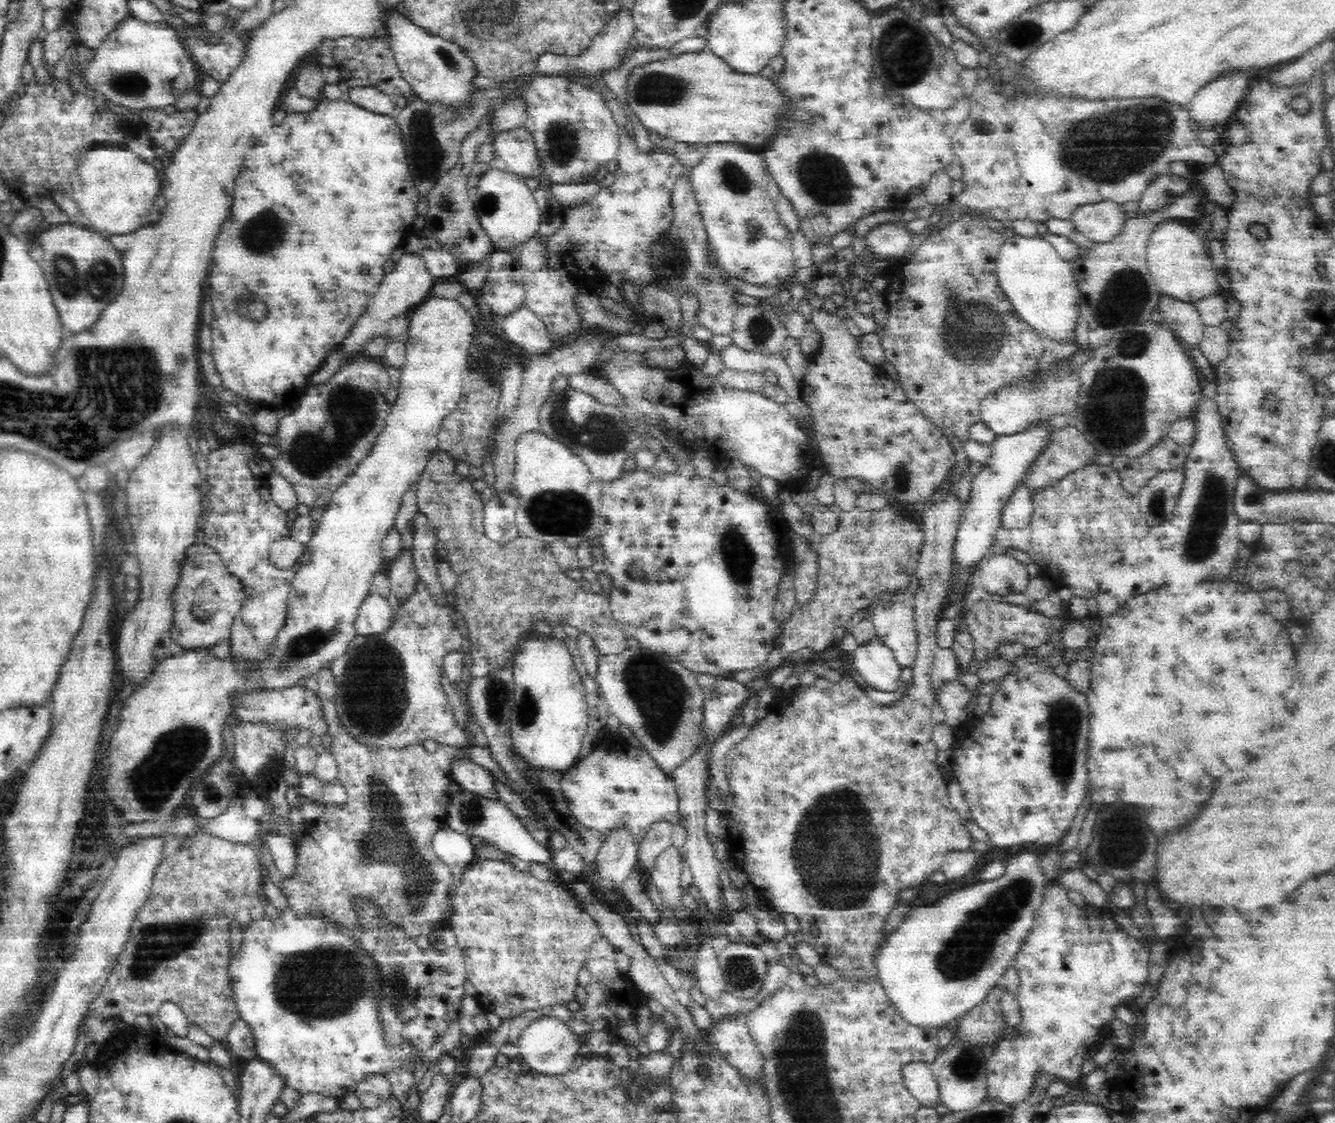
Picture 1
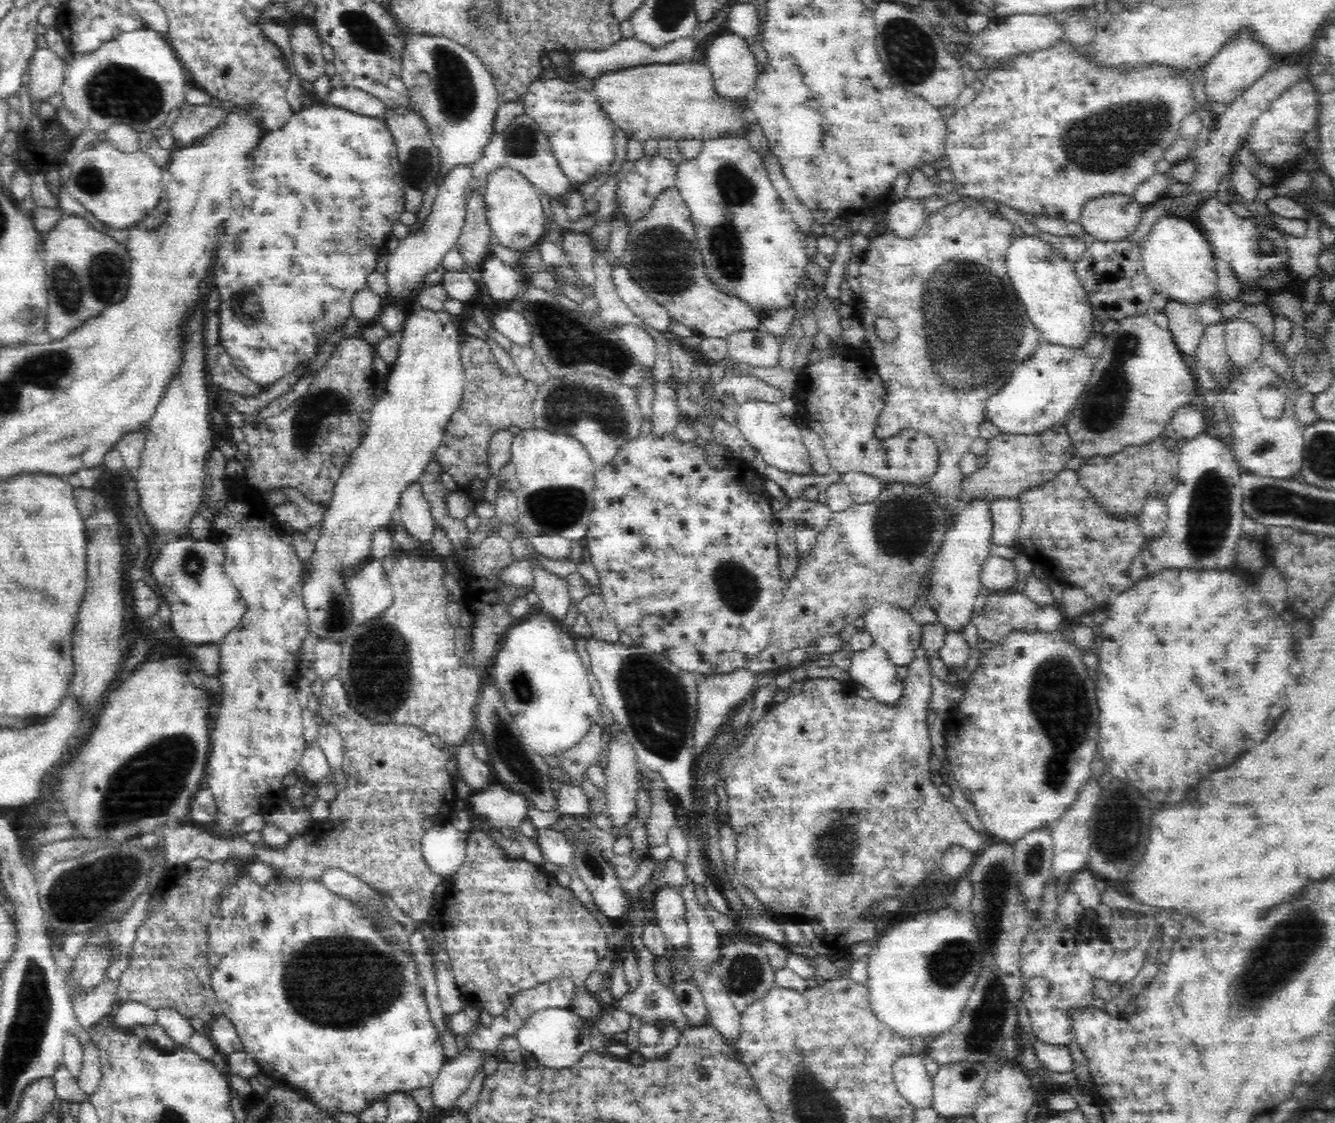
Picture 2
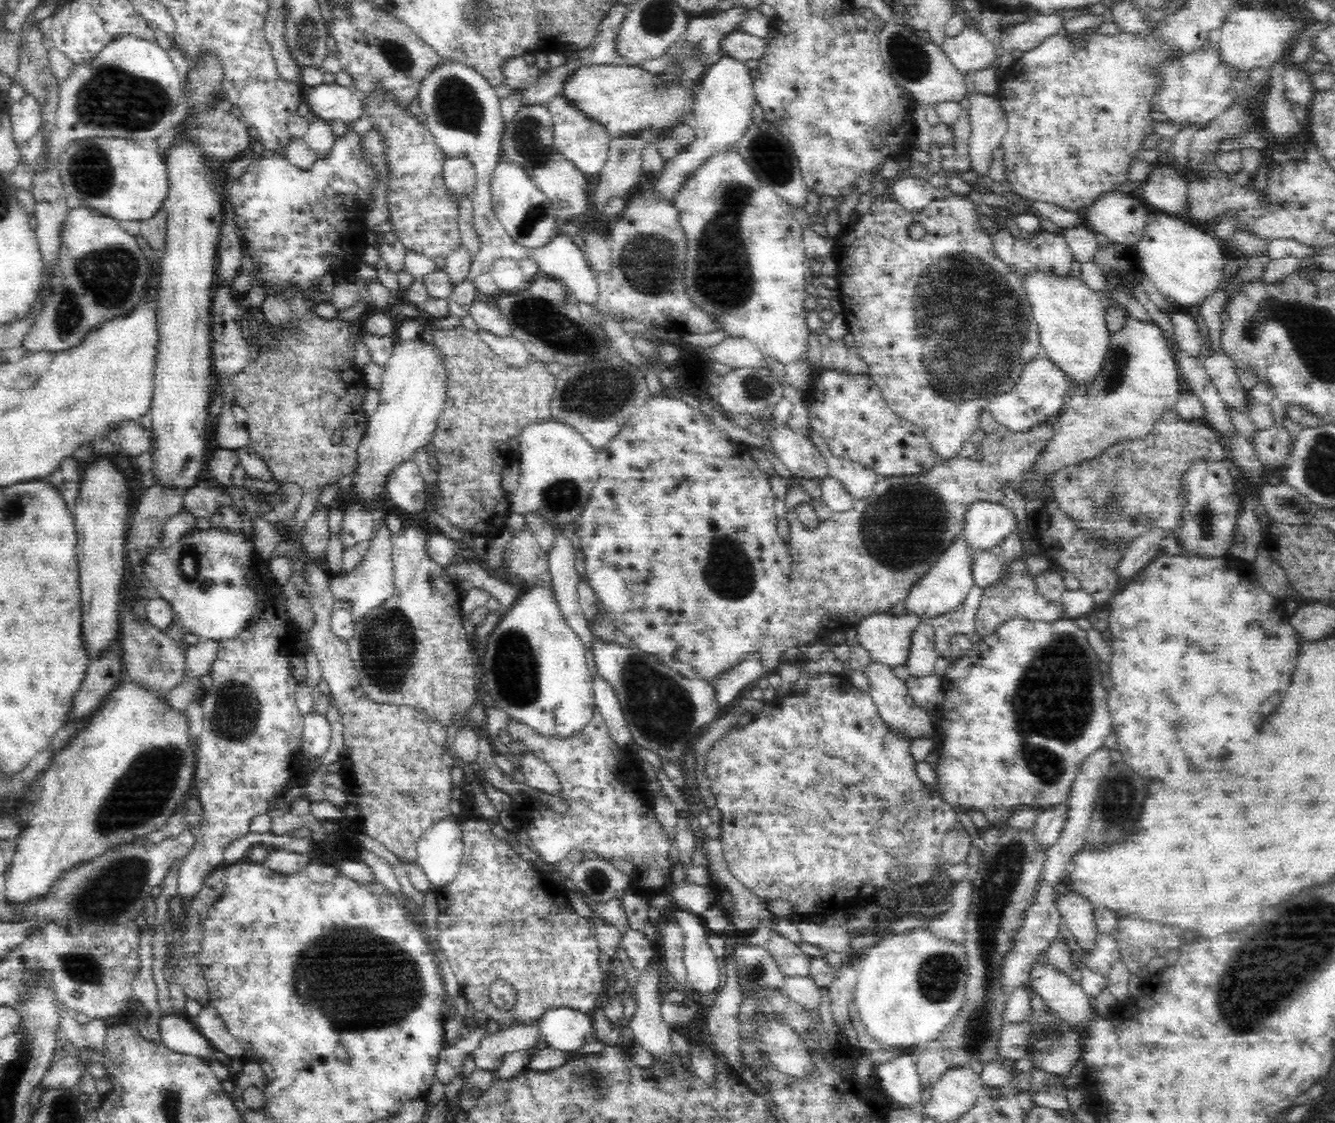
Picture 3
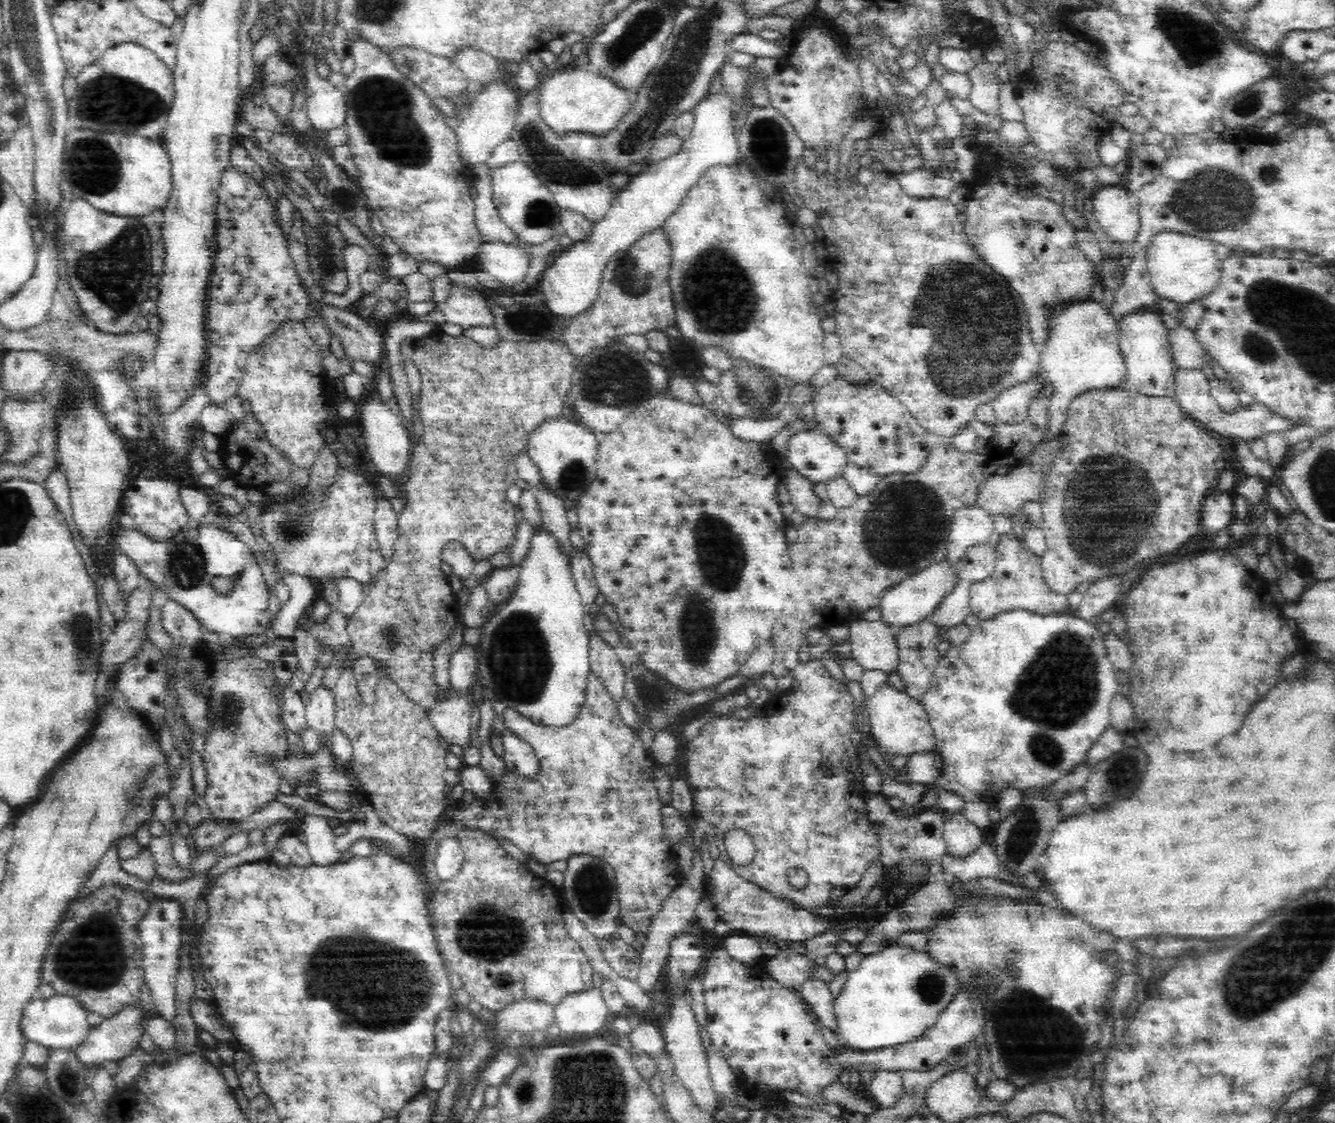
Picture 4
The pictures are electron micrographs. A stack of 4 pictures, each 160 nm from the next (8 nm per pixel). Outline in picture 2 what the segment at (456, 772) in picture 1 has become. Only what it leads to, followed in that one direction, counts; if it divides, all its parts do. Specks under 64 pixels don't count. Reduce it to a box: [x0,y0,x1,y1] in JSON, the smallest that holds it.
[455,742,490,792]

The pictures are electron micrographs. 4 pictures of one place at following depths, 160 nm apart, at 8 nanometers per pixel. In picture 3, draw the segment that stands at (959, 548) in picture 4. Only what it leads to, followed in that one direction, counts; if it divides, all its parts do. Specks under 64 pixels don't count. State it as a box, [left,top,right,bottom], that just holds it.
[964,501,1018,550]

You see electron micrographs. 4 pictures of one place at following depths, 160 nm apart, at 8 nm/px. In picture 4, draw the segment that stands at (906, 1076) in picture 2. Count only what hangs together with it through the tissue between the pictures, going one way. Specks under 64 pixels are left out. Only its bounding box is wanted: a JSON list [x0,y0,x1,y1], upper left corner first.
[867,1069,903,1106]

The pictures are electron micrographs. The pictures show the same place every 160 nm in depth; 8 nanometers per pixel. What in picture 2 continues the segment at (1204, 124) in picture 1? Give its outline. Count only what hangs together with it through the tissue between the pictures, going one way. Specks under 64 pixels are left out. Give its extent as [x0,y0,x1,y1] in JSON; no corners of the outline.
[1204,40,1272,108]

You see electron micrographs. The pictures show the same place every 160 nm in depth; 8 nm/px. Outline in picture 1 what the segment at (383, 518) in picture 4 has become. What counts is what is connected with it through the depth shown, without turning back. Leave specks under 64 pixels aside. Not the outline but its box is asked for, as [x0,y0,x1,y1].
[353,593,392,637]

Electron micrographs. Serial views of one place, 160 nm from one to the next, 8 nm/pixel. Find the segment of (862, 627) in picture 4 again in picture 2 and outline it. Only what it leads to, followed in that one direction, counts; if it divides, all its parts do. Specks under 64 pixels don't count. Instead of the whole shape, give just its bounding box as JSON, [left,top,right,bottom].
[863,602,920,665]

